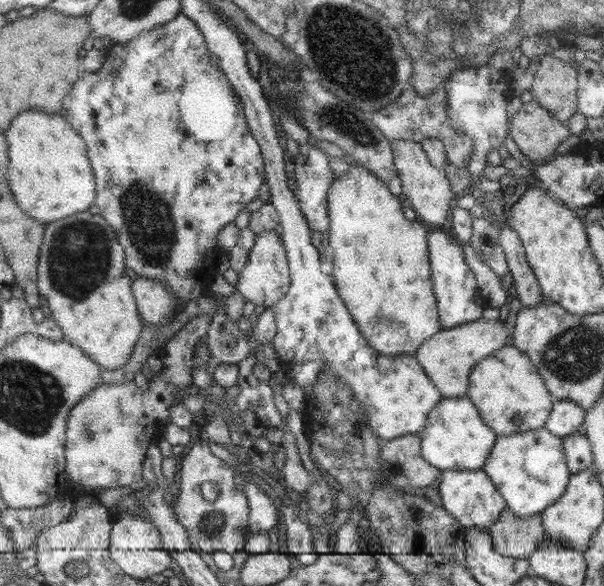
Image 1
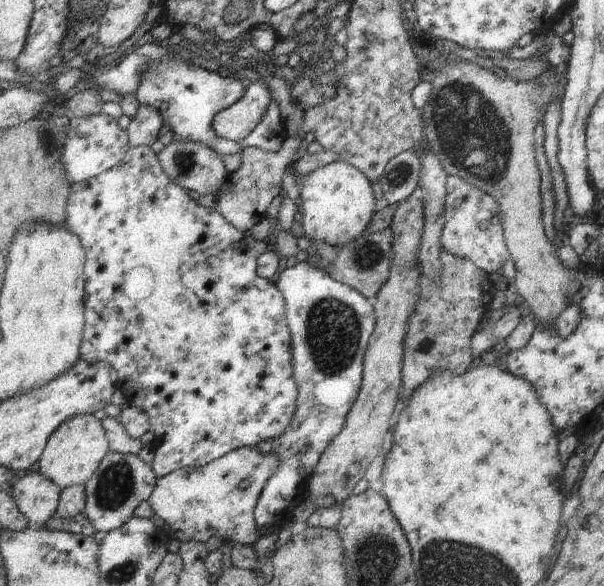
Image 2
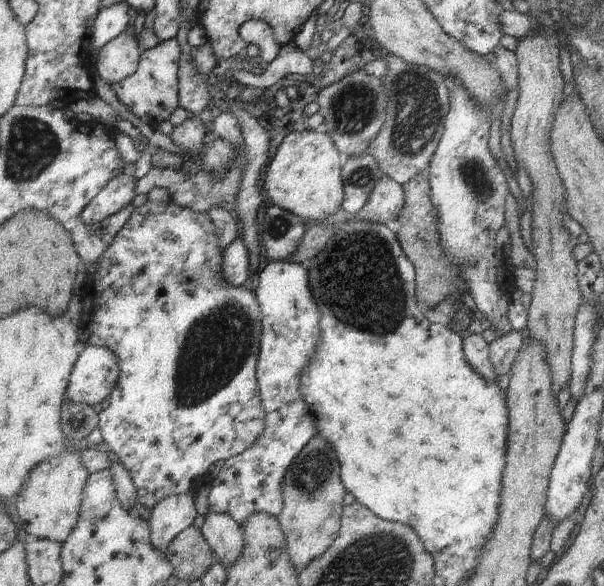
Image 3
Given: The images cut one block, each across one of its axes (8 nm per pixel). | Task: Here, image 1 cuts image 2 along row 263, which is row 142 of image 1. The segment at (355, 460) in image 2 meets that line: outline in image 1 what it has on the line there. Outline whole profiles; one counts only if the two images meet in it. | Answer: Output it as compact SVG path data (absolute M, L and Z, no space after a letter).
M399 139L392 141L392 147L394 163L402 180L404 193L402 197L422 220L432 224L434 228L443 229L441 226L450 220L452 214L451 202L456 198L447 172L437 168L429 160L428 153L417 141Z

